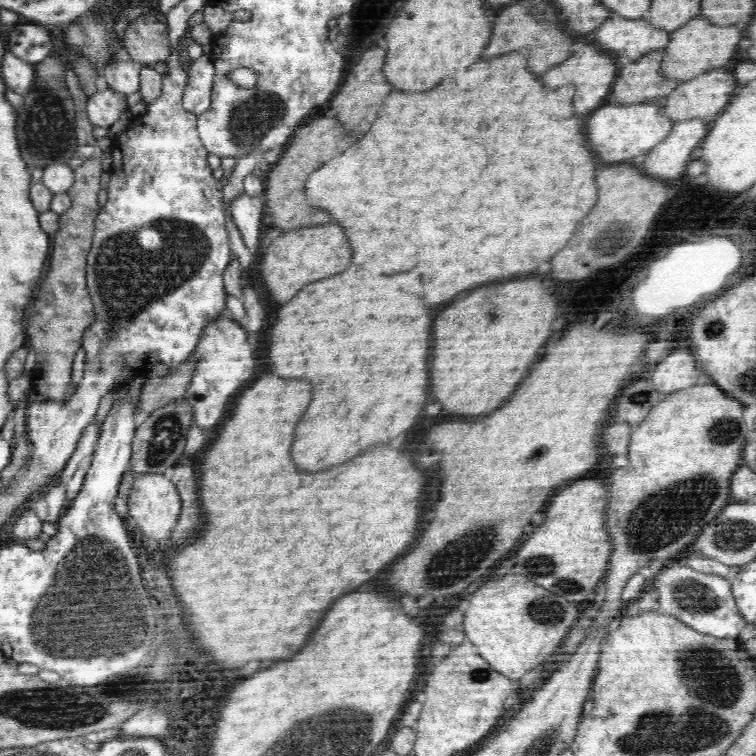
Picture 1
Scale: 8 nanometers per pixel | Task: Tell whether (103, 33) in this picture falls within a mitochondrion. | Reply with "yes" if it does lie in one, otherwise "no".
yes

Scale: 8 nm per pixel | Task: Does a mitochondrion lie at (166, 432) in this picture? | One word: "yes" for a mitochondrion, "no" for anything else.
yes

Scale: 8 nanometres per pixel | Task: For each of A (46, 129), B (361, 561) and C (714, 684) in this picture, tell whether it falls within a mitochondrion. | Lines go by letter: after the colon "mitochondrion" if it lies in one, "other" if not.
A: mitochondrion
B: other
C: mitochondrion

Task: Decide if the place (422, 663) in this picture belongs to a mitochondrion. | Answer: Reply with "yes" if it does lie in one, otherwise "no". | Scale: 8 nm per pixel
no

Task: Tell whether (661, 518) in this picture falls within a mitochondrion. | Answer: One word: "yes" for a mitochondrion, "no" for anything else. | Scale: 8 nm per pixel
yes

